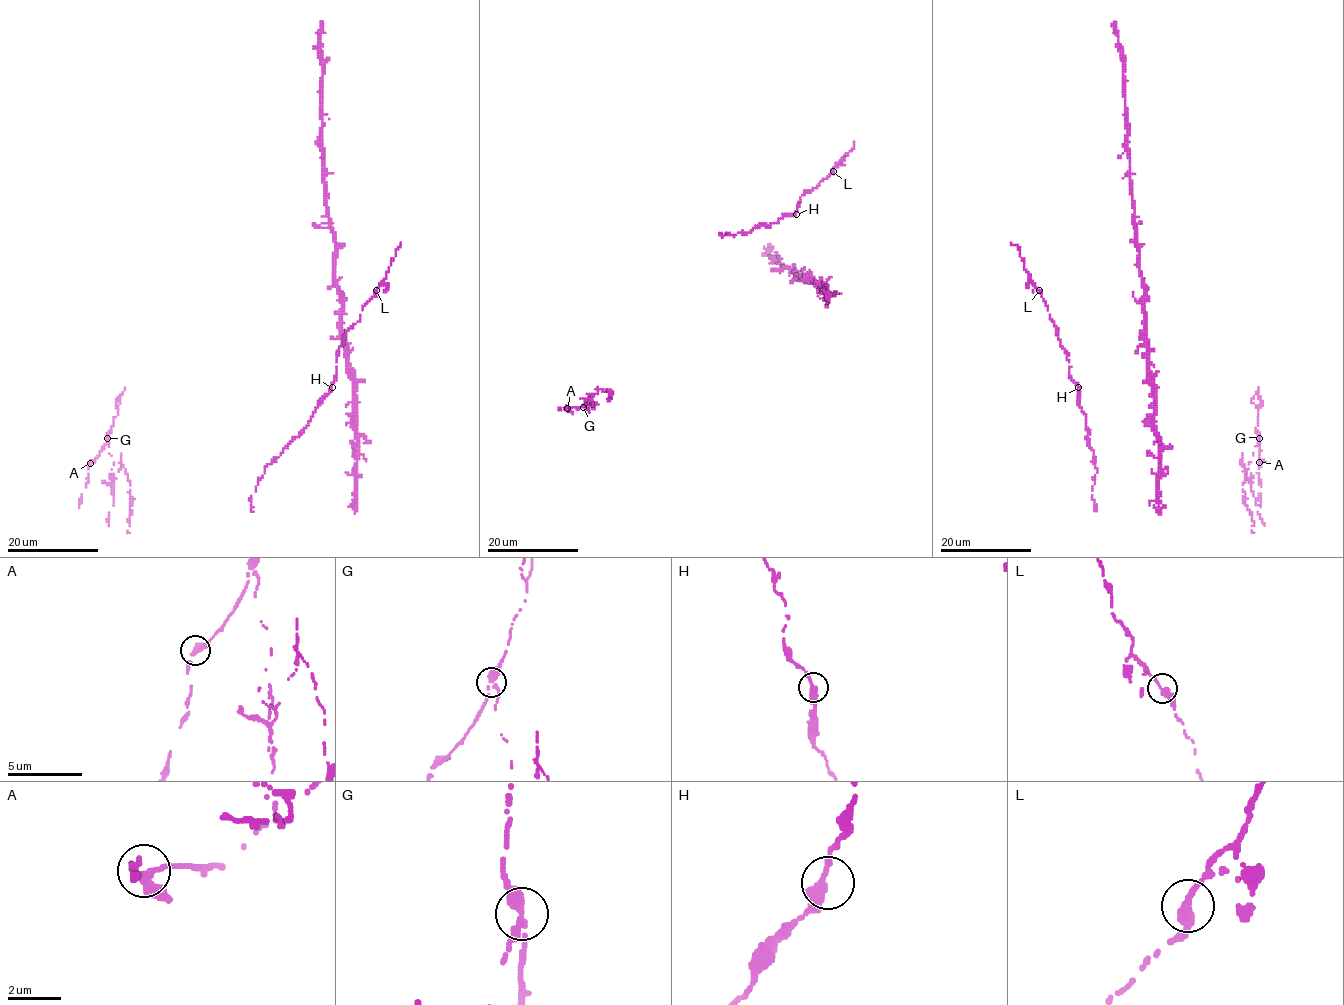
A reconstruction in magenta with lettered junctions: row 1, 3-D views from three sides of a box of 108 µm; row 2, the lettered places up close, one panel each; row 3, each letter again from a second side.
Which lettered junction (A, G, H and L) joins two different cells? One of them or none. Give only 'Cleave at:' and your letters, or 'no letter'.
Cleave at: G

